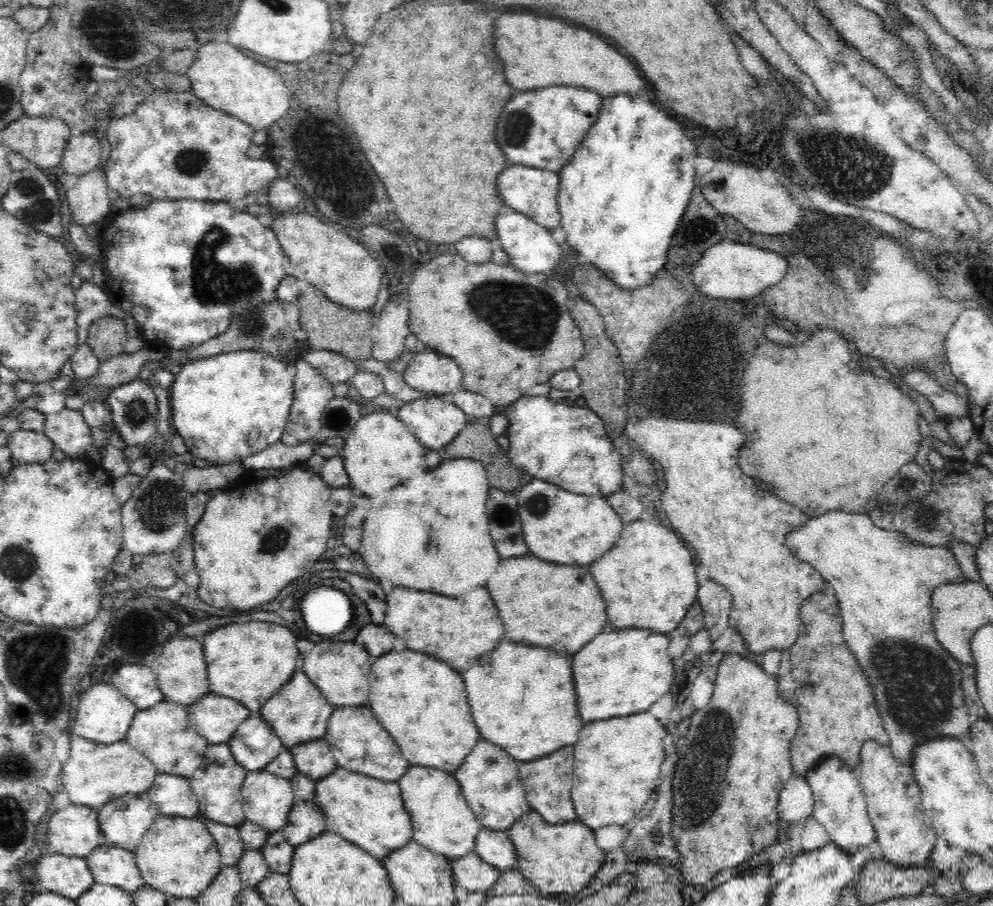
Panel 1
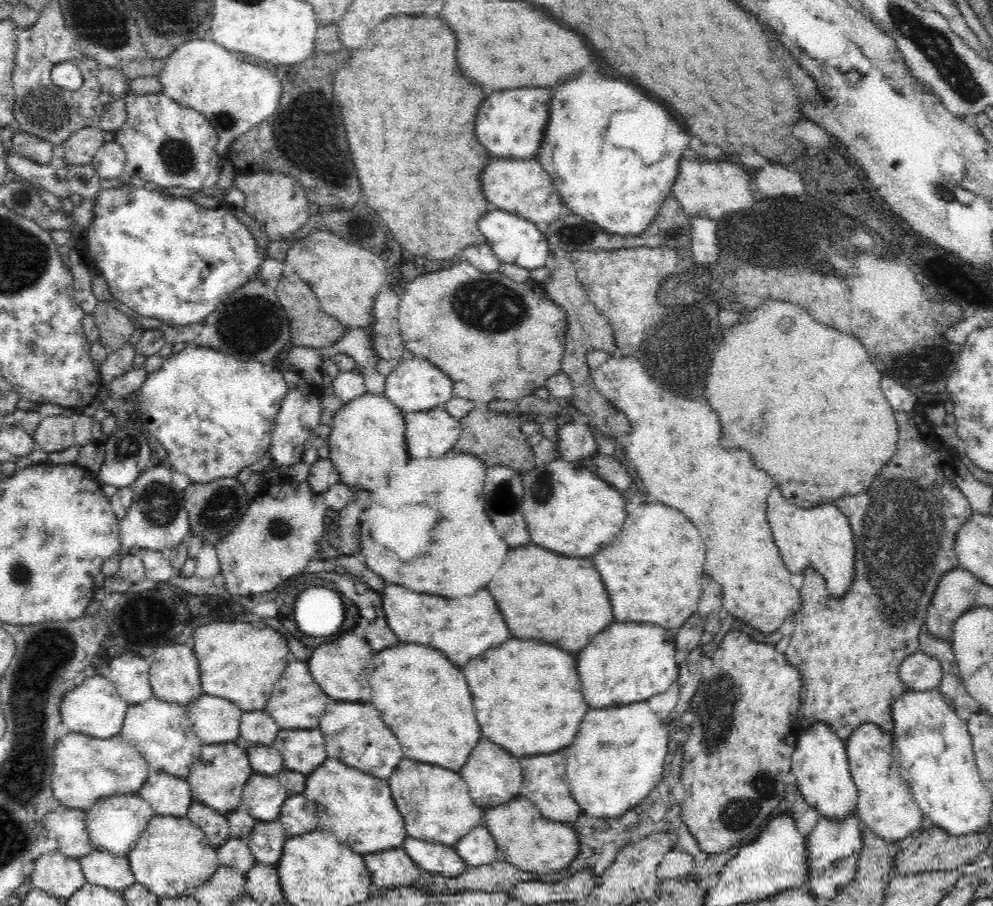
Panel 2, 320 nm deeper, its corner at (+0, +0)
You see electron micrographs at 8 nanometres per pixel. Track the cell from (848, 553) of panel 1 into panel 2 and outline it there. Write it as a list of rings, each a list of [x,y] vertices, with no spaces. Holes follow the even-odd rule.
[[[774,488],[768,496],[768,520],[774,540],[780,549],[786,568],[794,574],[806,567],[816,569],[824,578],[834,597],[841,597],[851,586],[855,573],[855,540],[847,516],[831,502],[810,508],[800,508],[782,498]]]

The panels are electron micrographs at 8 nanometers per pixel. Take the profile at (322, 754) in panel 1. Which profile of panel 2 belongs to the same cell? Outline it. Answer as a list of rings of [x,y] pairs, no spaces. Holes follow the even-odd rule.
[[[319,728],[281,729],[273,746],[280,751],[285,768],[302,774],[314,772],[327,756]]]

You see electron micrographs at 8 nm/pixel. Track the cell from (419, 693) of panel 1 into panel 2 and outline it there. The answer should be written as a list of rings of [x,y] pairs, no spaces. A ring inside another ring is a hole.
[[[398,644],[368,662],[372,704],[404,744],[404,756],[459,773],[480,740],[472,694],[464,674],[442,652],[420,644]],[[444,744],[444,746],[442,746]]]

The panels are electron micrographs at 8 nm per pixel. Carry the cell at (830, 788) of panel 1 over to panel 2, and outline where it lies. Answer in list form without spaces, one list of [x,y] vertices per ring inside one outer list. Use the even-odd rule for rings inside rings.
[[[818,722],[800,732],[796,750],[792,754],[790,772],[796,777],[798,790],[806,803],[814,807],[818,814],[836,821],[842,820],[850,813],[855,814],[858,788],[850,772],[846,743],[829,728],[828,724]]]

